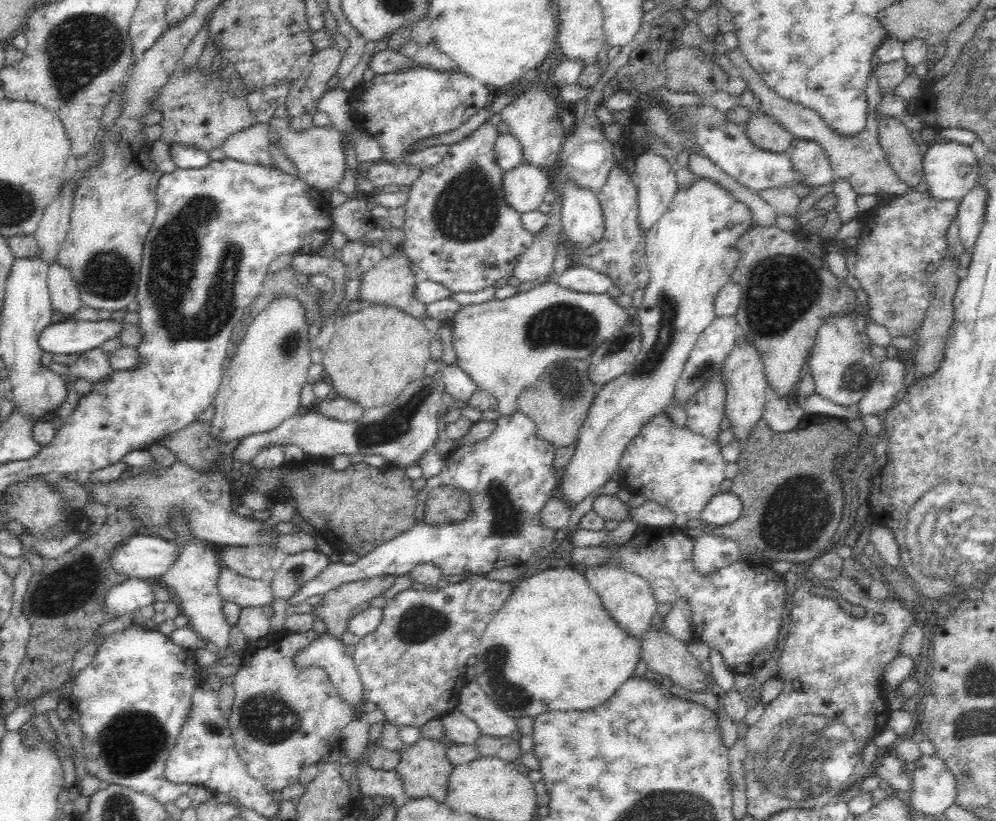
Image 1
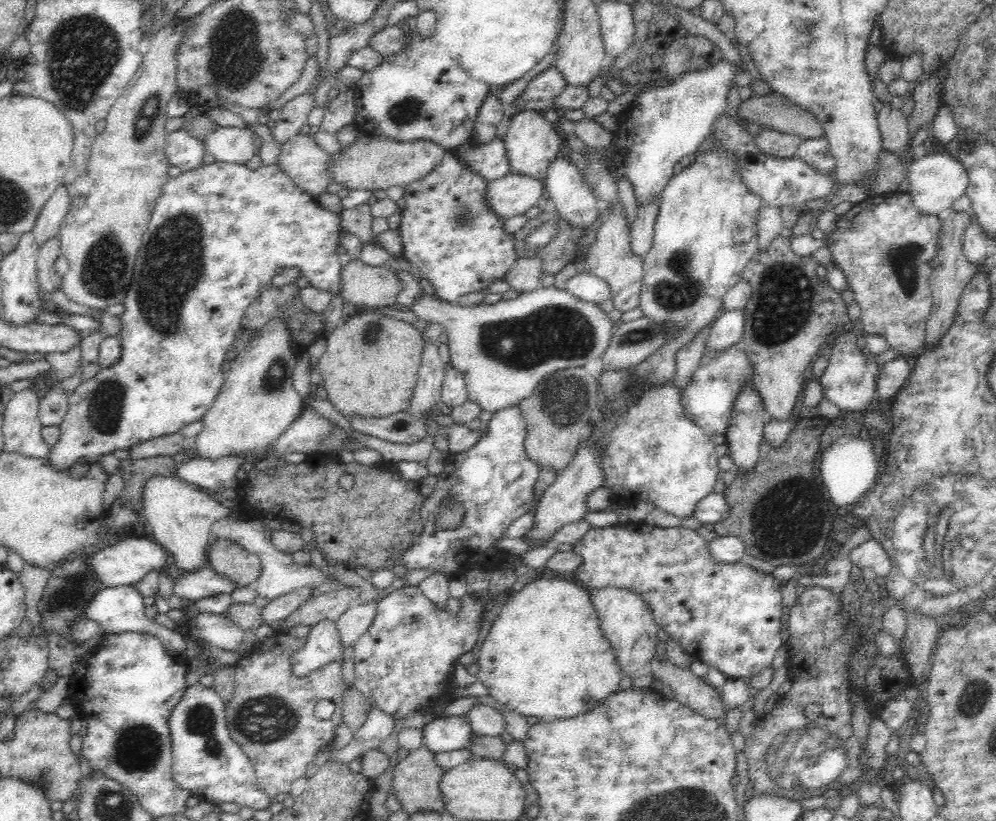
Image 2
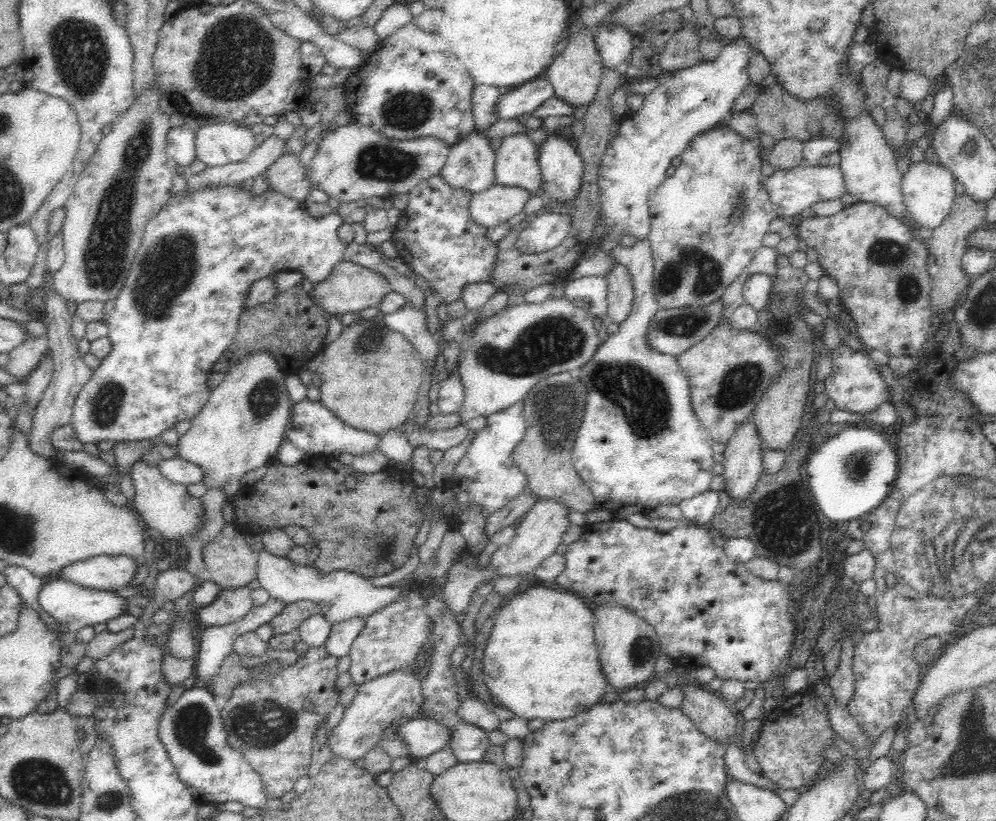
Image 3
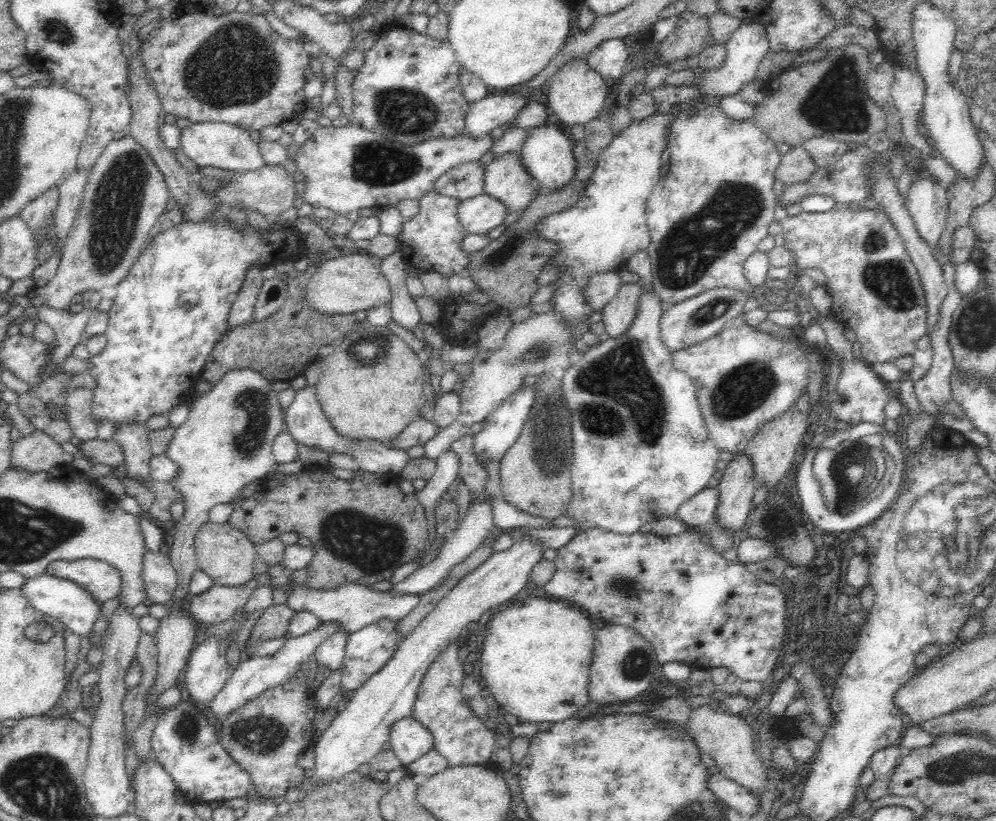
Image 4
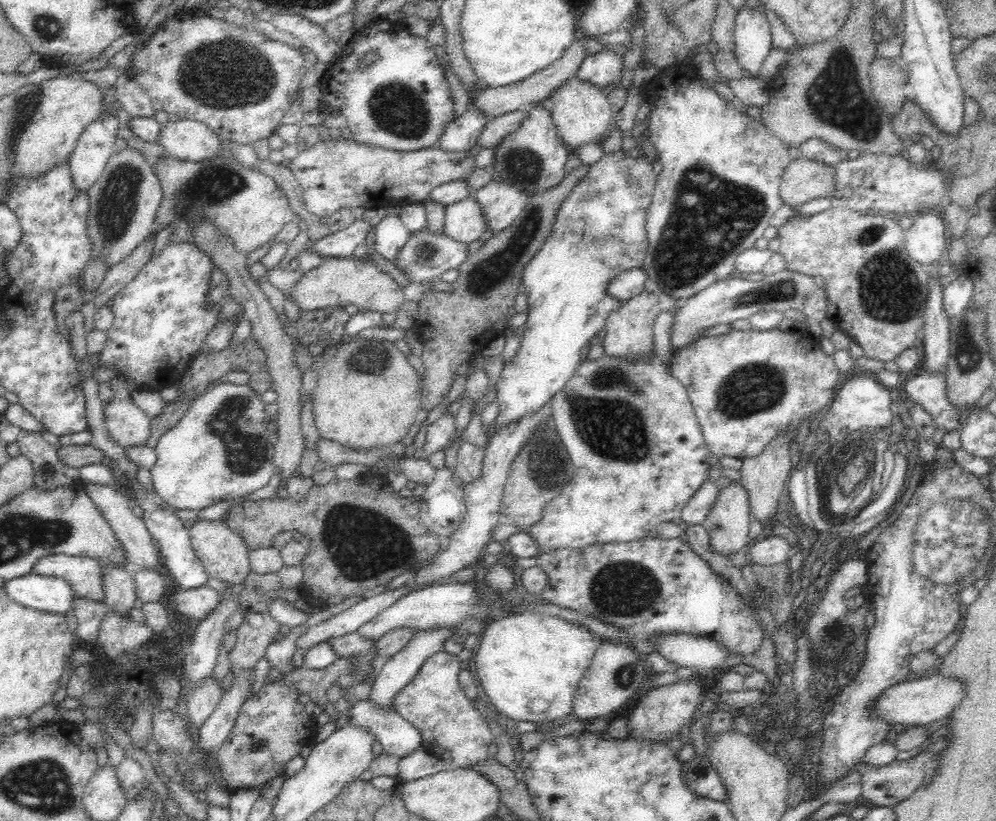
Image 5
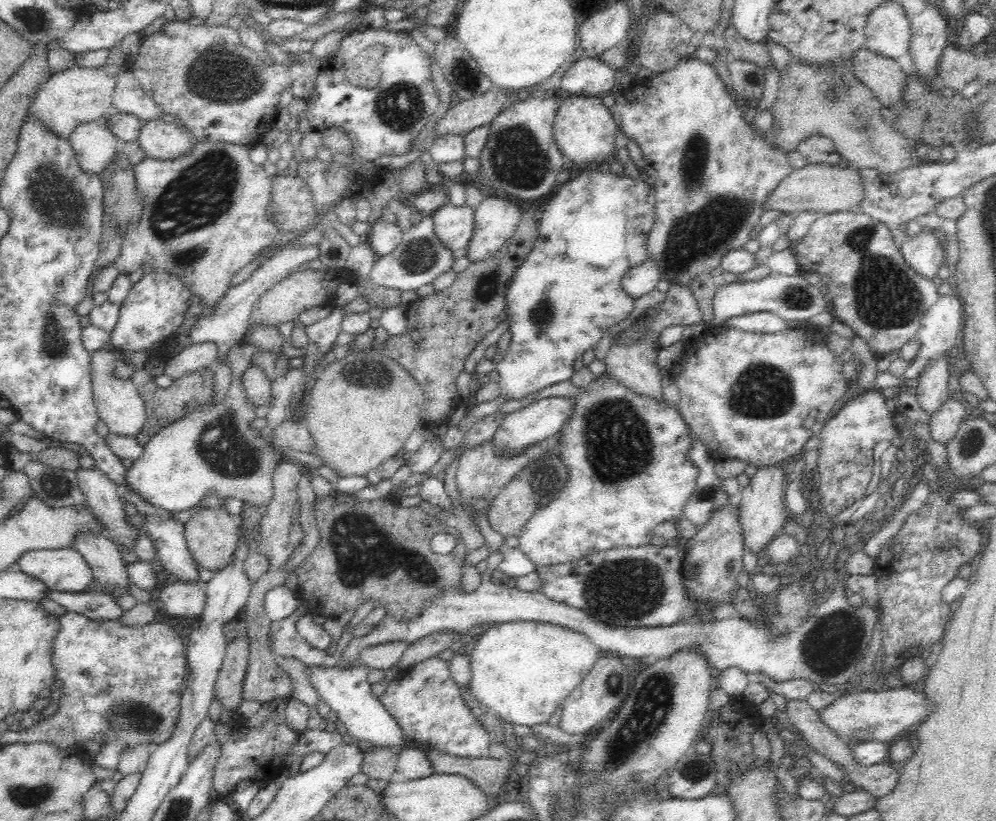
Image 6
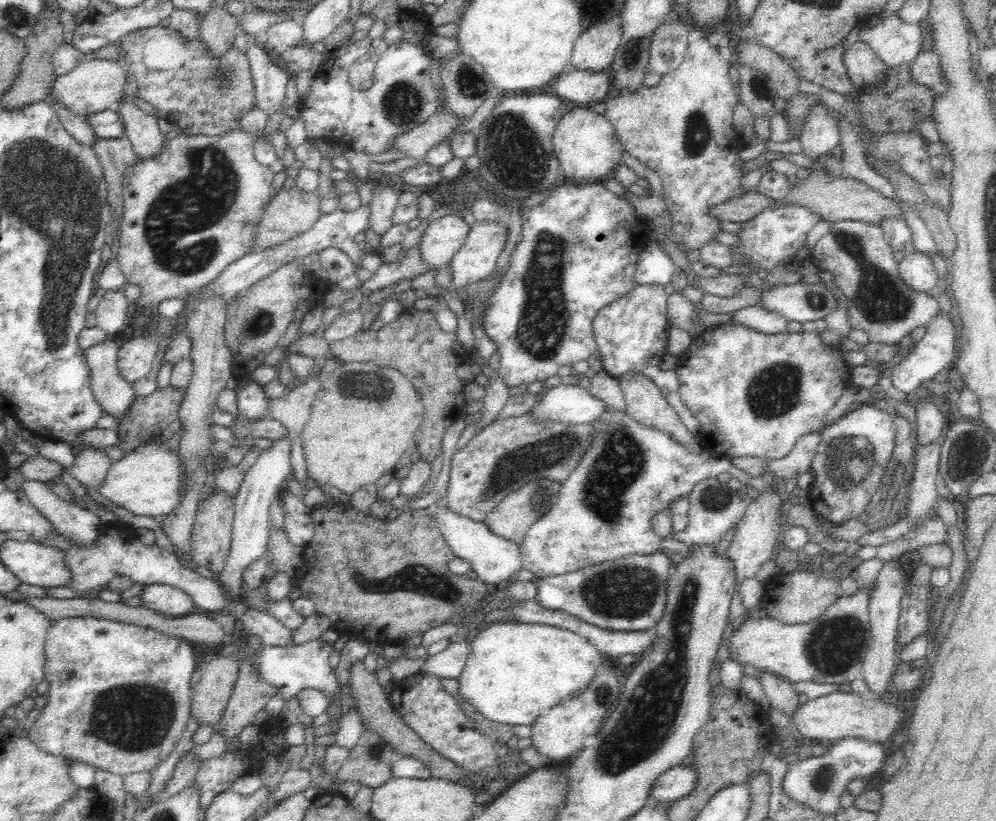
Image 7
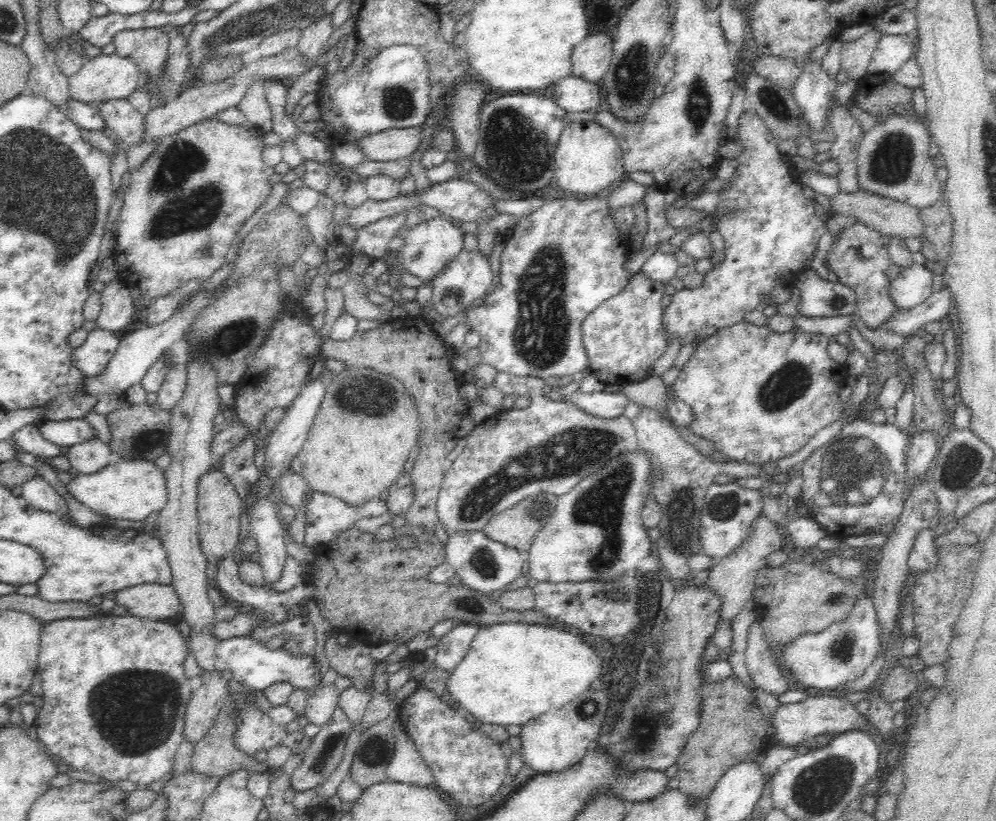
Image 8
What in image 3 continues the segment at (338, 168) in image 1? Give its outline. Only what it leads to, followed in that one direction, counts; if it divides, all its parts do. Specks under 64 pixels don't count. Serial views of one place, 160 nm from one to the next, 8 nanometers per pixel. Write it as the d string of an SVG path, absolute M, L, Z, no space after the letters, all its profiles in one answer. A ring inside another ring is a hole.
M297 153L280 155L262 175L268 180L268 188L272 191L282 193L285 198L304 202L310 196L311 180L306 177L298 157Z

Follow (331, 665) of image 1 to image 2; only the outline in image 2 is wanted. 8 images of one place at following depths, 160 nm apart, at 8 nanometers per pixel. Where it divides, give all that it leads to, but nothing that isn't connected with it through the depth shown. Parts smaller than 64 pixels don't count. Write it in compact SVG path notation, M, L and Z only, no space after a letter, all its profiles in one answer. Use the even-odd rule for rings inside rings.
M320 620L310 627L306 638L306 644L291 656L291 667L296 676L306 676L332 660L342 661L345 648L340 641L337 623Z

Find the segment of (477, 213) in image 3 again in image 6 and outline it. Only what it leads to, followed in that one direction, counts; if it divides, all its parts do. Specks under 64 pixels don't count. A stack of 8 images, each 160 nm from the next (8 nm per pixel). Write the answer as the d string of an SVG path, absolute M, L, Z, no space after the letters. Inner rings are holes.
M449 203L432 212L434 233L436 233L440 243L452 250L452 252L461 248L466 249L474 230L474 212L475 210L468 205L458 208L458 206L452 206Z

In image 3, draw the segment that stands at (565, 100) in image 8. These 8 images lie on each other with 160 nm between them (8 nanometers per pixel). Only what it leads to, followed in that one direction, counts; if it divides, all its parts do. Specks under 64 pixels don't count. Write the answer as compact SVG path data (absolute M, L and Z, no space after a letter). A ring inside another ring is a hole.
M600 25L595 34L595 45L604 69L616 70L631 58L635 33L616 25Z

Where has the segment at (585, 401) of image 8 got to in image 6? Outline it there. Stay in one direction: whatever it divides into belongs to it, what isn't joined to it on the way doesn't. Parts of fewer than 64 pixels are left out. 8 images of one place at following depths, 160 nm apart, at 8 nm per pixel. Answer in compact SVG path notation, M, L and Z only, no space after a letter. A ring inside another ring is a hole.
M550 396L550 398L532 402L530 406L506 416L503 424L494 434L494 443L496 443L496 447L502 447L504 451L520 453L527 450L538 442L560 434L562 428L570 422L570 418L574 414L574 406L576 406L576 400L566 396Z

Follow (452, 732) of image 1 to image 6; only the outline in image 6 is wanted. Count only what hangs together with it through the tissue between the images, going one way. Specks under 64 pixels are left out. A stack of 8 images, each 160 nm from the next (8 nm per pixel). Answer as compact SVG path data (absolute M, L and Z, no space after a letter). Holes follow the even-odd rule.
M312 664L306 666L306 675L310 685L318 691L319 698L334 710L338 718L338 726L356 740L367 740L373 745L392 747L395 751L404 746L405 732L396 719L384 708L379 697L371 690L368 680L369 666L365 664L344 669L340 666L322 666Z

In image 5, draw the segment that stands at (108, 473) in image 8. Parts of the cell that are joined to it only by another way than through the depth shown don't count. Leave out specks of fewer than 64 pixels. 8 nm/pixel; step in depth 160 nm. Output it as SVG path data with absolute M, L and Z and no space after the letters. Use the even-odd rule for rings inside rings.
M229 381L212 385L204 394L194 398L183 418L168 430L155 447L157 462L150 470L152 490L158 500L174 509L202 510L220 500L252 494L266 487L275 474L273 457L276 435L266 430L269 417L261 396L247 384Z

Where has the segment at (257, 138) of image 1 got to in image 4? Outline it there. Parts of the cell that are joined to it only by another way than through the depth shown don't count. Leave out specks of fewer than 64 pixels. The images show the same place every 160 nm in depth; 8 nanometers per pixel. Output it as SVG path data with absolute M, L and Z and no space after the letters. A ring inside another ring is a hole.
M188 122L187 126L180 129L178 148L182 149L182 152L198 166L248 173L267 165L254 138L252 133L237 125L223 122Z

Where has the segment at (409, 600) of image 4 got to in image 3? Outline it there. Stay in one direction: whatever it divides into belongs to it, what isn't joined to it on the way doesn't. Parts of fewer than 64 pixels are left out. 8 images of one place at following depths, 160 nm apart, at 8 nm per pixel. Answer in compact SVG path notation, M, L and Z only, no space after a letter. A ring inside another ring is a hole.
M266 550L259 553L257 578L260 586L276 601L286 605L312 601L320 605L320 615L326 617L332 625L356 617L366 620L376 611L399 601L406 592L398 584L376 587L372 578L343 570L320 575L320 571L312 563L296 566L287 557L269 554Z

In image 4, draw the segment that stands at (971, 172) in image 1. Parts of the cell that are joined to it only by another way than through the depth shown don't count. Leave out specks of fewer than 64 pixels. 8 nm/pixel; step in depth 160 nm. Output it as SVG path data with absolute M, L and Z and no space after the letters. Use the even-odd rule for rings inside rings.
M913 177L907 212L912 216L922 242L932 248L938 247L947 225L946 185Z

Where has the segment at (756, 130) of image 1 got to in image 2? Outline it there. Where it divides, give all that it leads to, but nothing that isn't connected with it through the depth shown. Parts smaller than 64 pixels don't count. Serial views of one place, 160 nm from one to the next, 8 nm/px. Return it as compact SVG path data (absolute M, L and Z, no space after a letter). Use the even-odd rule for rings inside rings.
M764 127L754 139L764 154L783 159L796 156L798 147L803 141L798 135L781 133Z

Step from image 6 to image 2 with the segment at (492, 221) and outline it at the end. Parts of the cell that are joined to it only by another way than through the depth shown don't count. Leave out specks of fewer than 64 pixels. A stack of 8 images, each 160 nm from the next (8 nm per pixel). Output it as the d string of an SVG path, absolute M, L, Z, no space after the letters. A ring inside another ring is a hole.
M542 106L525 107L510 112L510 125L503 139L510 165L508 175L518 173L542 181L546 176L548 164L565 151L565 138L559 131L552 129L552 123L544 119L544 109Z

